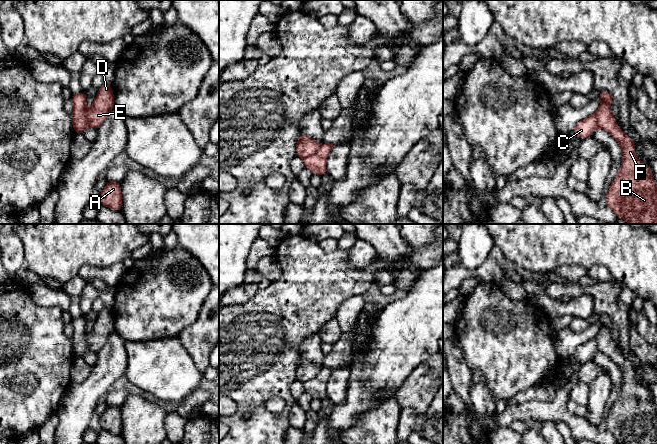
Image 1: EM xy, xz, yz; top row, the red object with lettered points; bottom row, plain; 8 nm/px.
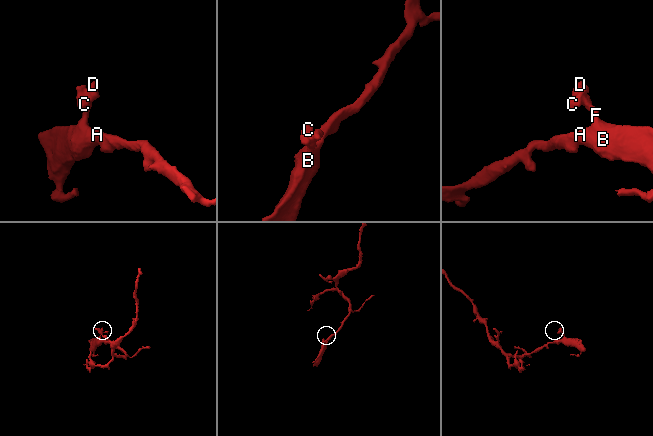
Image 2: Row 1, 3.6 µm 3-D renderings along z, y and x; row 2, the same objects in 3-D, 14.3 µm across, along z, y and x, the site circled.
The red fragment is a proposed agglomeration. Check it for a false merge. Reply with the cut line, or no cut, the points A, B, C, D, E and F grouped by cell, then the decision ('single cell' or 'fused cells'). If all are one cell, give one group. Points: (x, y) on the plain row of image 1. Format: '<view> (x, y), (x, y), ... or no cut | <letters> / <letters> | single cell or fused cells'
xz (320, 368), (313, 377), (303, 383) | A B D E F / C | fused cells

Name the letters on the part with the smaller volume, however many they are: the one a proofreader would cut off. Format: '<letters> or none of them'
C

